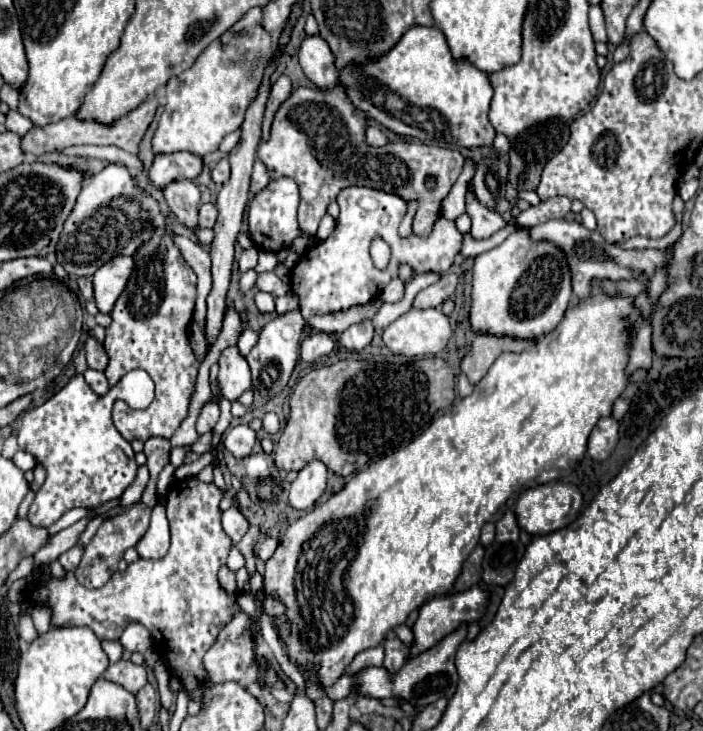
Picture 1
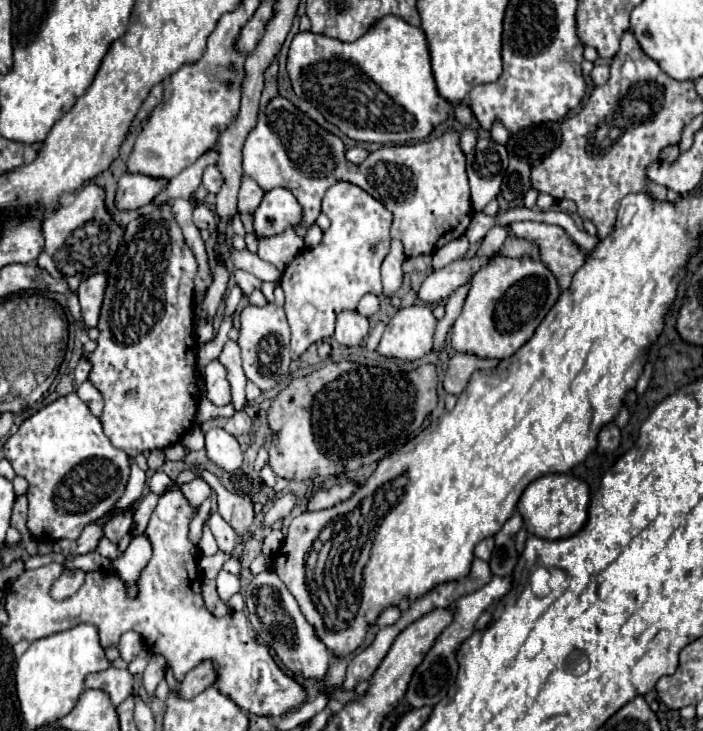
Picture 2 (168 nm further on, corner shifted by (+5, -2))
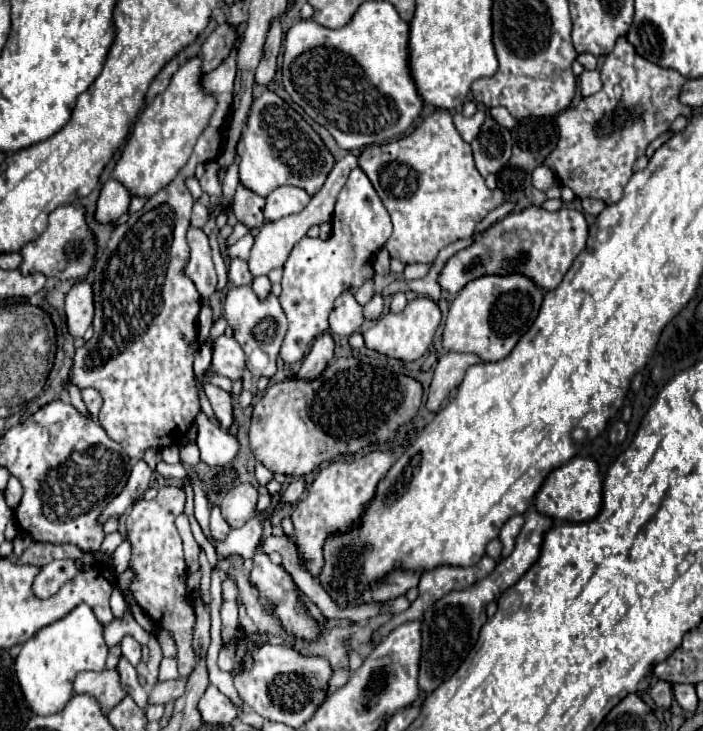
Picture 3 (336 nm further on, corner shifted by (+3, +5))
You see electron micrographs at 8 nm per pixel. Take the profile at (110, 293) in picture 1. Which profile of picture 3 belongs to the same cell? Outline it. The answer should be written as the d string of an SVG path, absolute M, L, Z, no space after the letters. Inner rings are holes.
M76 283L64 301L66 311L66 325L68 333L78 339L86 333L86 329L92 325L94 317L94 301L90 293L90 283Z

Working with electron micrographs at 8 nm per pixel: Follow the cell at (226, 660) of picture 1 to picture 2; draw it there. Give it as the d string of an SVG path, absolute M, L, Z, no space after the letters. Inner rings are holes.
M210 660L200 662L182 680L182 696L198 696L206 688L214 686L218 680L218 666Z

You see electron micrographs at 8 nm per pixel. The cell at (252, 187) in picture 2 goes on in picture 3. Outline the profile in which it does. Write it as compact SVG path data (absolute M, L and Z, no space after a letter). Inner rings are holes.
M242 185L236 189L232 211L238 223L246 225L248 229L258 229L264 225L264 199L248 189L242 189Z

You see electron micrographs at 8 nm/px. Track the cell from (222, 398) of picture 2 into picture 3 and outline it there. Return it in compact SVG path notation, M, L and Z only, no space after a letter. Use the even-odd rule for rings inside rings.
M208 383L206 387L206 395L212 403L212 409L214 409L214 417L216 421L220 423L220 427L228 429L230 423L232 423L232 403L230 403L230 395L226 391L222 391L220 387Z

